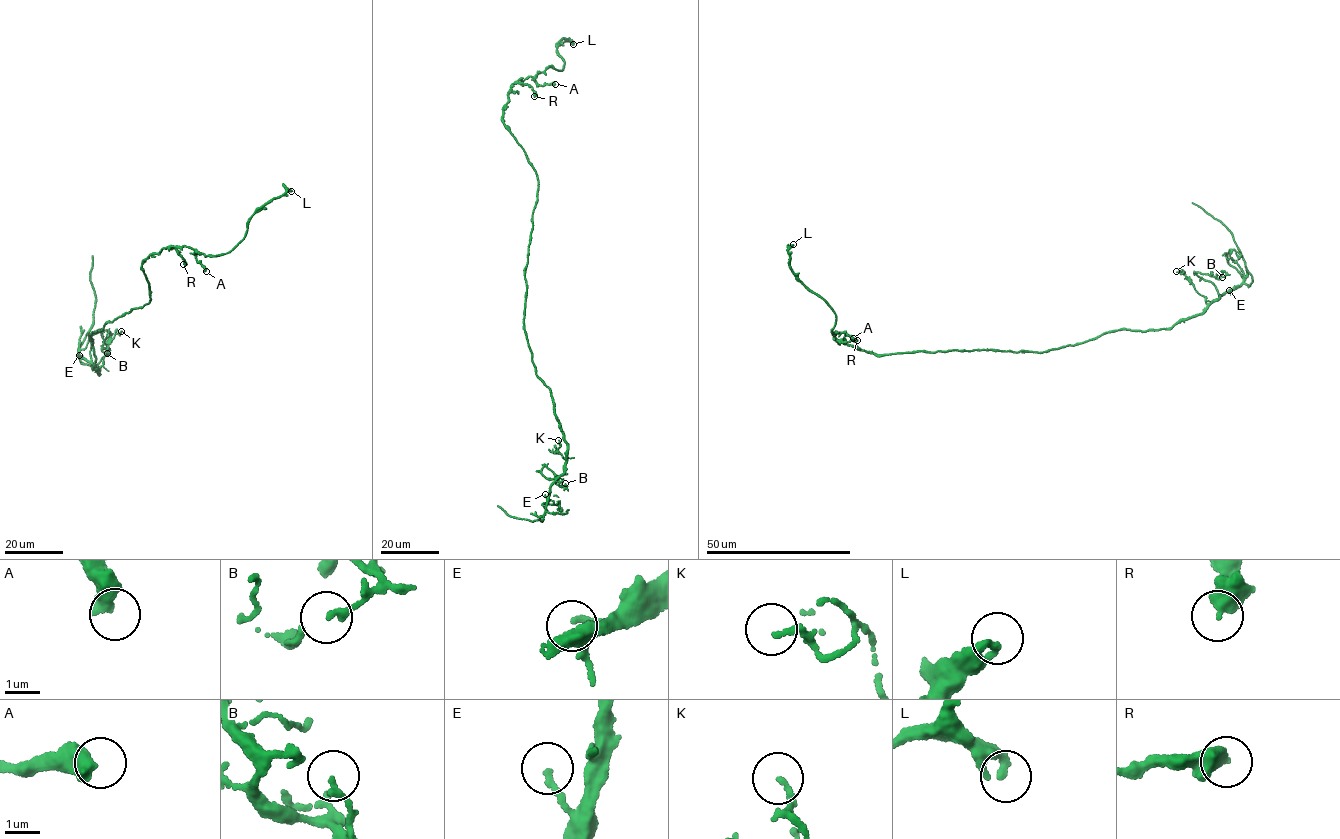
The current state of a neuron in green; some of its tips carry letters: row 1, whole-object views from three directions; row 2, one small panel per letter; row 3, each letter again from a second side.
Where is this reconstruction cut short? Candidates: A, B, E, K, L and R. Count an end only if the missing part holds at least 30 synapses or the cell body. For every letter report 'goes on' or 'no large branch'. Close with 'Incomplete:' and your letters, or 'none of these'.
A: no large branch
B: no large branch
E: no large branch
K: no large branch
L: no large branch
R: no large branch
Incomplete: none of these

